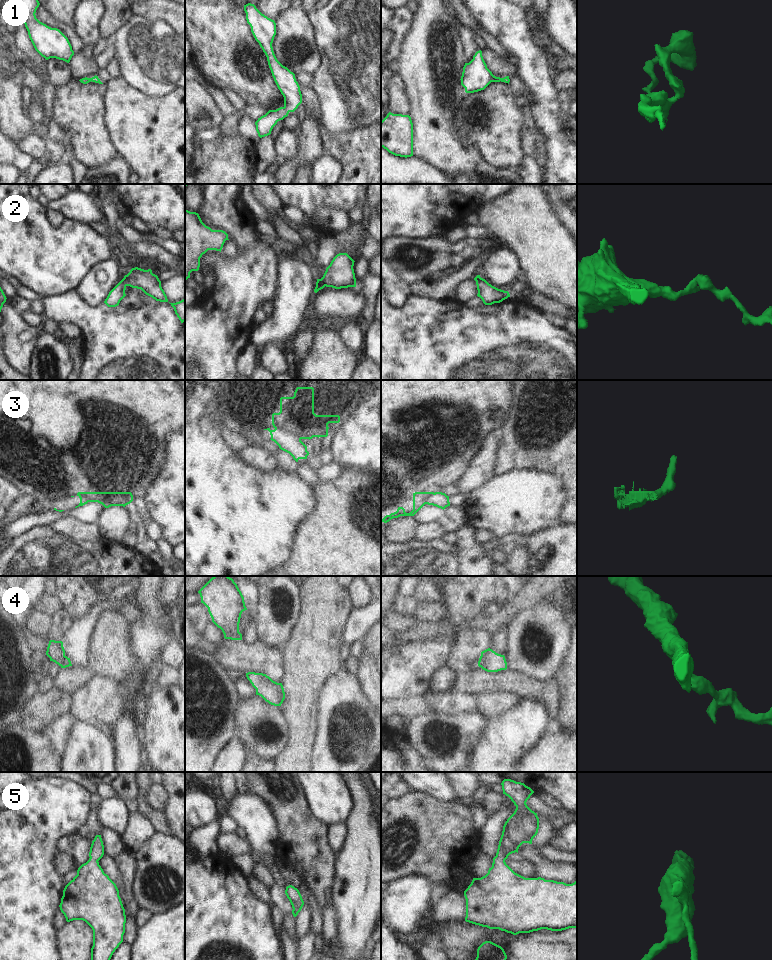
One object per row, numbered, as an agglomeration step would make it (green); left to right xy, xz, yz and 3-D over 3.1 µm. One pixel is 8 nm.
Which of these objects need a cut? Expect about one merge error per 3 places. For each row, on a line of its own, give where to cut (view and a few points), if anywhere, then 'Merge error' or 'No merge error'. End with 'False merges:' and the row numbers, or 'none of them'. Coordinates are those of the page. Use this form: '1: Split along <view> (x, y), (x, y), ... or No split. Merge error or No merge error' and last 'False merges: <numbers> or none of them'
1: No split. No merge error
2: No split. No merge error
3: Split along xz (275, 427), (283, 430), (289, 436), (297, 436), (300, 439). Merge error
4: No split. No merge error
5: No split. No merge error
False merges: 3.

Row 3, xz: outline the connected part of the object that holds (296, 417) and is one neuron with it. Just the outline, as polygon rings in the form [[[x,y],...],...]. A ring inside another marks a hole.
[[[297,387],[293,397],[280,398],[280,412],[272,414],[272,425],[289,437],[312,439],[327,437],[328,424],[339,423],[339,415],[314,413],[314,388]]]

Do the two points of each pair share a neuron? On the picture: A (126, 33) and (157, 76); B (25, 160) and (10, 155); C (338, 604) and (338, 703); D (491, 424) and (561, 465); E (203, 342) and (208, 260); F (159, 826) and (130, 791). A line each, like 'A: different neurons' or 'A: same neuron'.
A: same neuron
B: same neuron
C: different neurons
D: different neurons
E: same neuron
F: different neurons

